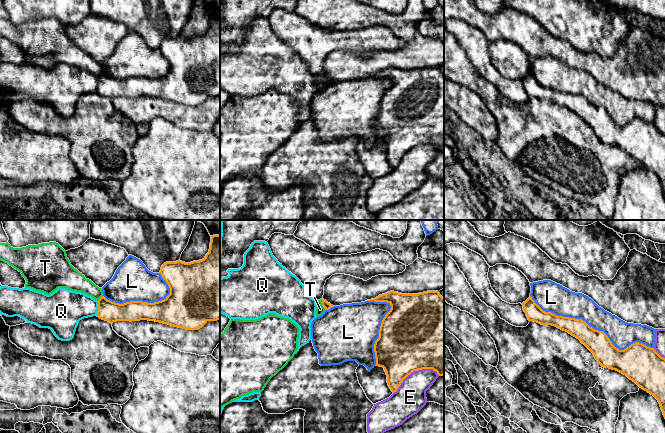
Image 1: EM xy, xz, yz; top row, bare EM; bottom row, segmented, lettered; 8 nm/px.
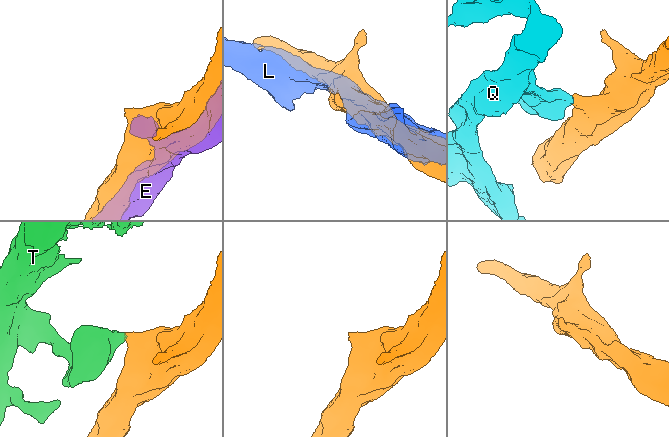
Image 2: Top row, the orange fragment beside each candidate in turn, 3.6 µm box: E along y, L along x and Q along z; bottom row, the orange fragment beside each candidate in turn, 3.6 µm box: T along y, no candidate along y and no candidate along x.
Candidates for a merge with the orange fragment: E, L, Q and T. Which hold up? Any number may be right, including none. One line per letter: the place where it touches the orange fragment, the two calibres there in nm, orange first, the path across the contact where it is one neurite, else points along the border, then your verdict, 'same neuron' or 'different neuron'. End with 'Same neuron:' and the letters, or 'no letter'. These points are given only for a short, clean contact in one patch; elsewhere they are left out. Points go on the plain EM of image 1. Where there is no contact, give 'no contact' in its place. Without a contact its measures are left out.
E: meets orange in xz at (414, 146); 500 nm thick on the orange side, 240 nm on the other; different neuron
L: meets orange in yz at (591, 103); 190 nm thick on the orange side, 200 nm on the other; different neuron
Q: meets orange in xy at (98, 84); 160 nm thick on the orange side, 280 nm on the other; border along xy (98, 77), (96, 91); different neuron
T: meets orange in xz at (322, 80); 60 nm thick on the orange side, 70 nm on the other; border along xz (321, 75), (321, 81), (325, 85); different neuron
Same neuron: no letter

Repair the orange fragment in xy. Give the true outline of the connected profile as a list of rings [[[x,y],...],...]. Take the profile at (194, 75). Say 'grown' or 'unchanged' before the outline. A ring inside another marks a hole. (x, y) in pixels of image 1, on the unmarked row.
unchanged; [[[220,11],[211,12],[210,25],[204,35],[190,39],[180,36],[166,38],[162,41],[159,49],[170,64],[170,70],[164,76],[154,79],[130,77],[119,80],[102,72],[98,76],[97,93],[110,99],[117,97],[155,97],[186,106],[198,106],[208,97],[220,96]]]

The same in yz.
unchanged; [[[530,72],[522,79],[529,97],[552,101],[583,119],[604,144],[626,151],[659,178],[665,193],[665,134],[654,124],[635,118],[624,126],[616,124],[603,107],[590,103],[582,95],[557,92],[543,87]]]

